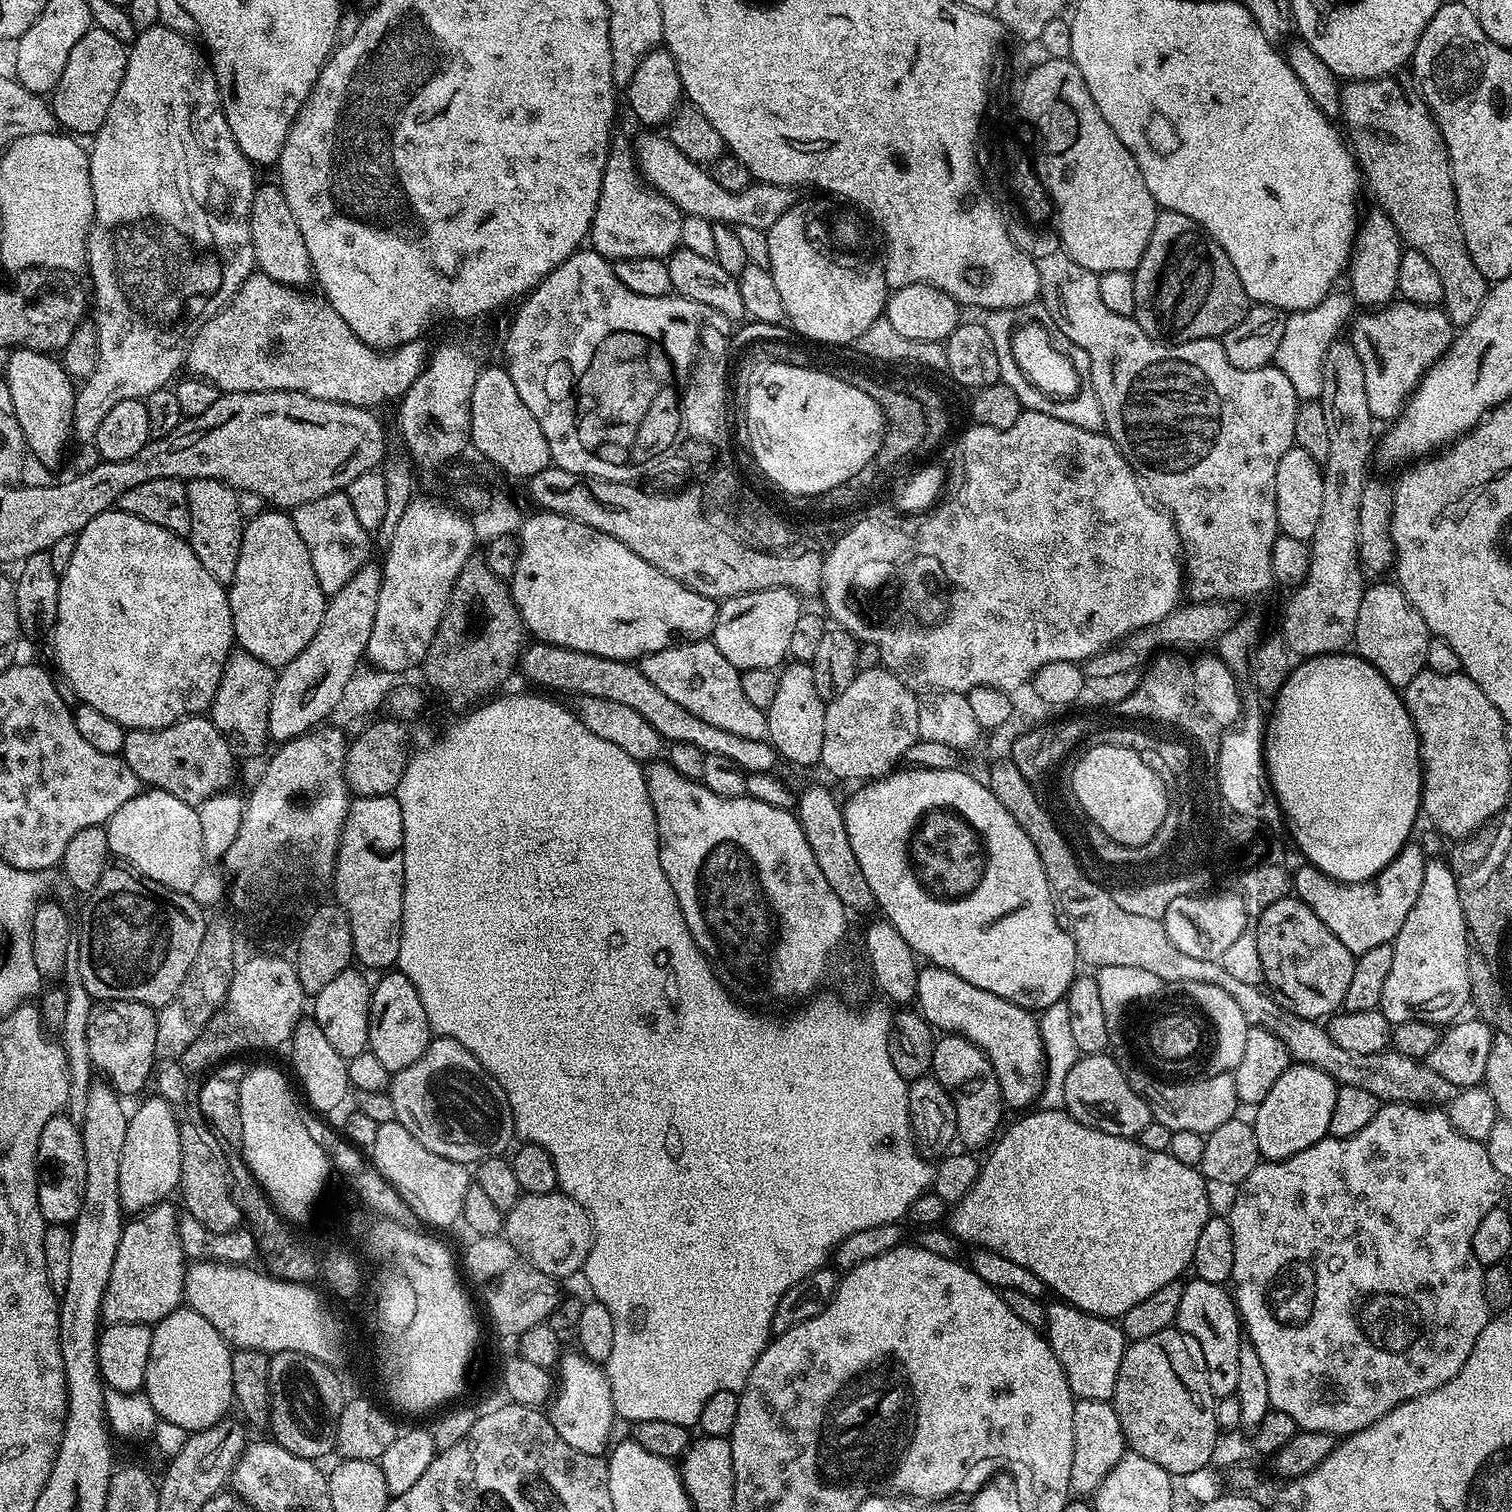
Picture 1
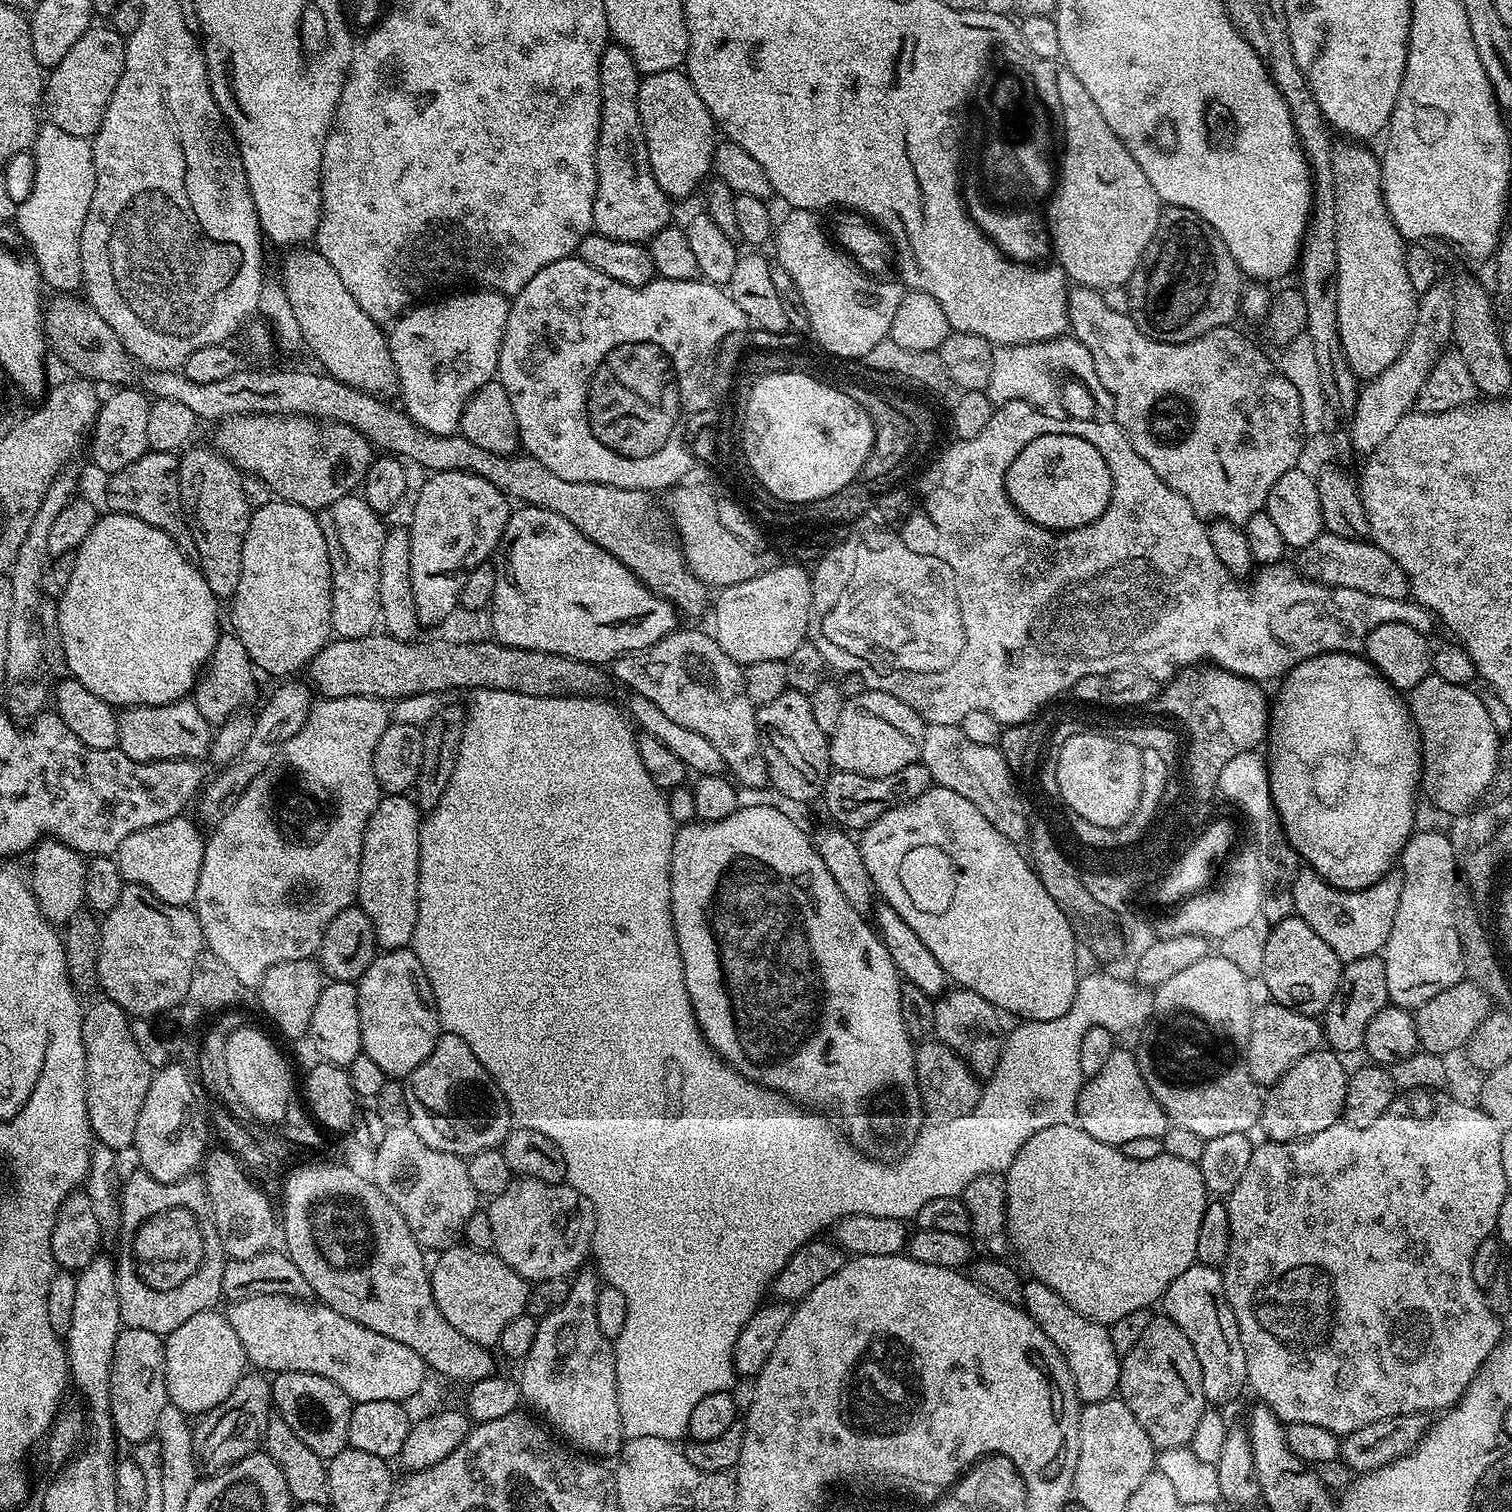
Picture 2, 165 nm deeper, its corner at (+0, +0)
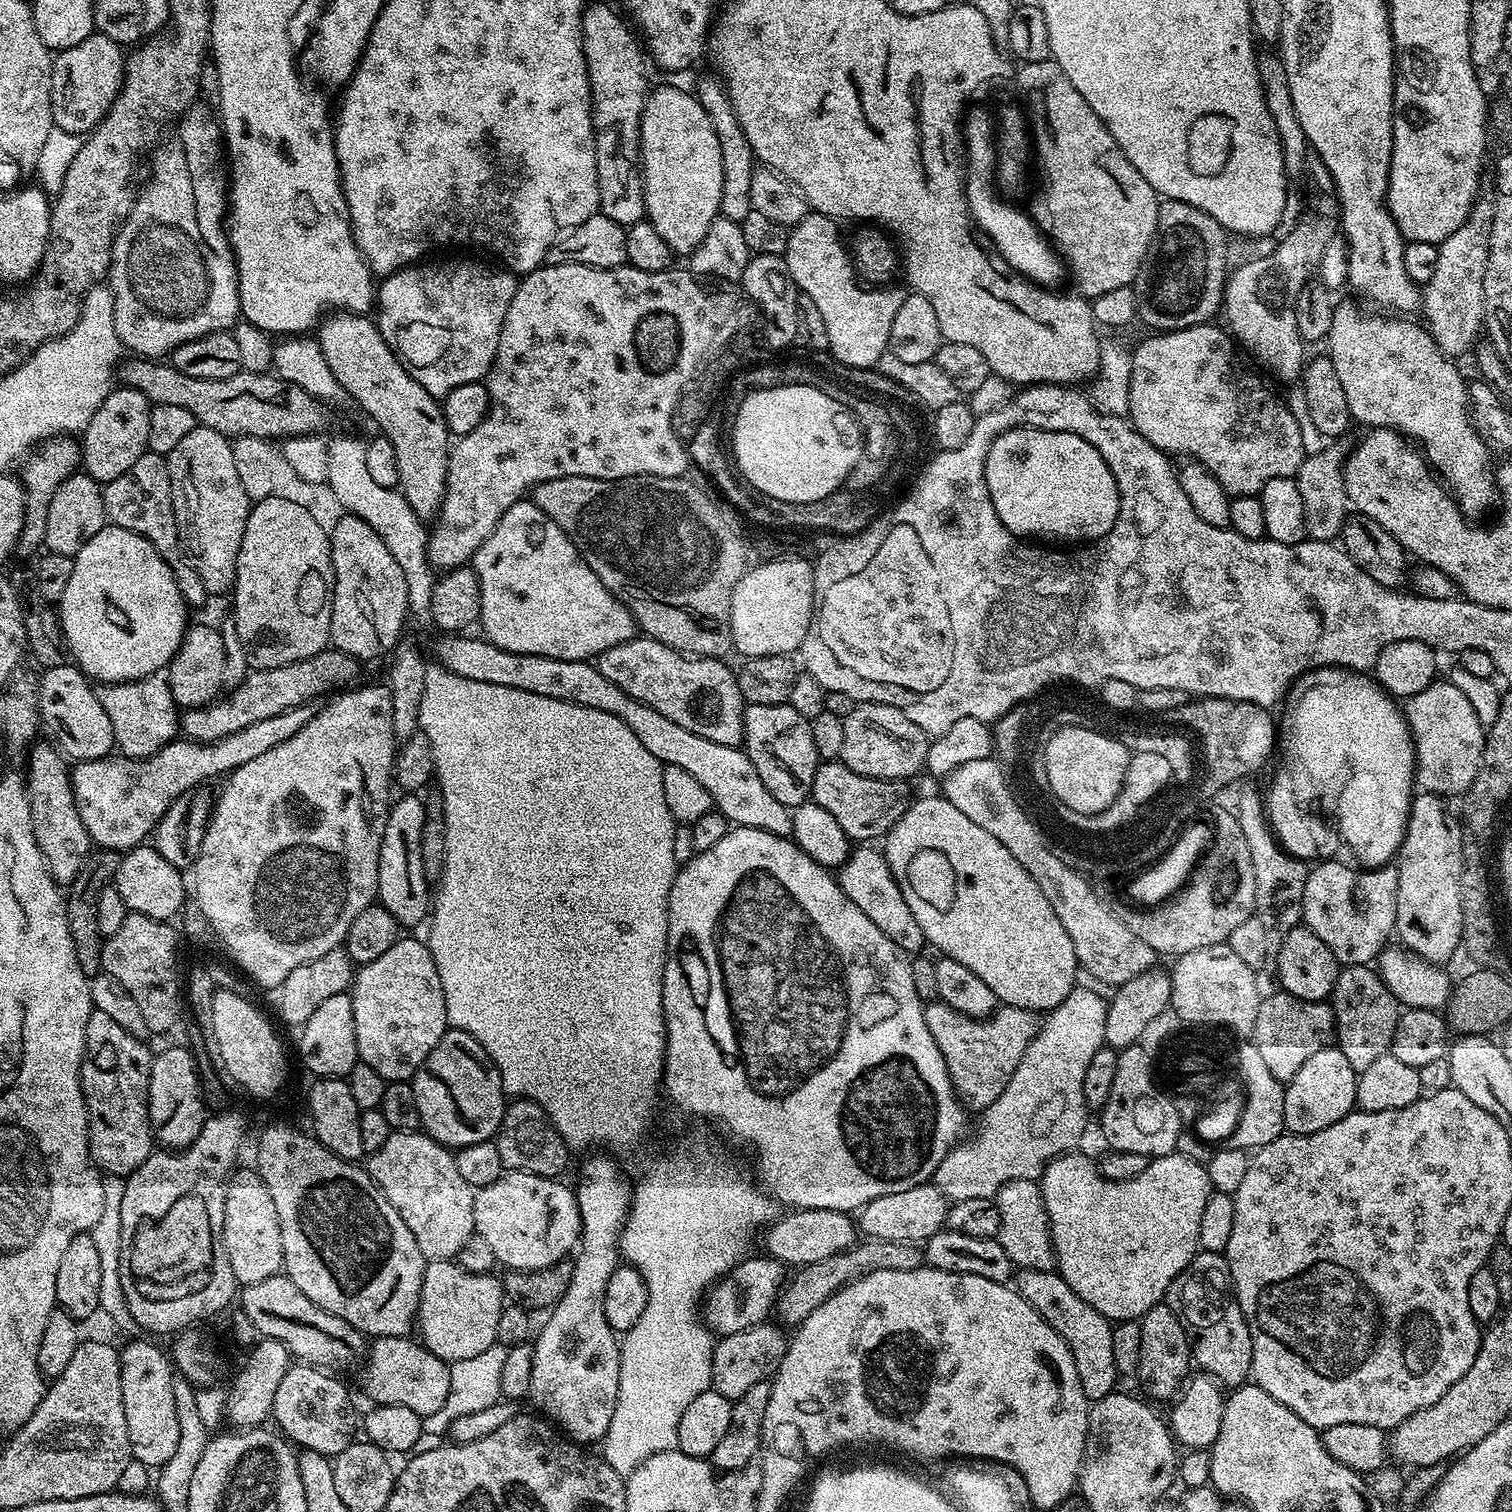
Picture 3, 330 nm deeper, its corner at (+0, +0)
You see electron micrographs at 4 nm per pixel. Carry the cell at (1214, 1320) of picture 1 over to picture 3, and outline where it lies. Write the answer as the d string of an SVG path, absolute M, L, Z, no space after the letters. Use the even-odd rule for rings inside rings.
M1197 1251L1196 1257L1174 1278L1168 1288L1166 1303L1174 1310L1174 1314L1182 1322L1192 1345L1192 1358L1195 1367L1207 1374L1225 1389L1233 1390L1243 1385L1252 1374L1252 1339L1246 1318L1236 1301L1236 1289L1232 1286L1232 1275L1227 1259L1218 1252Z

